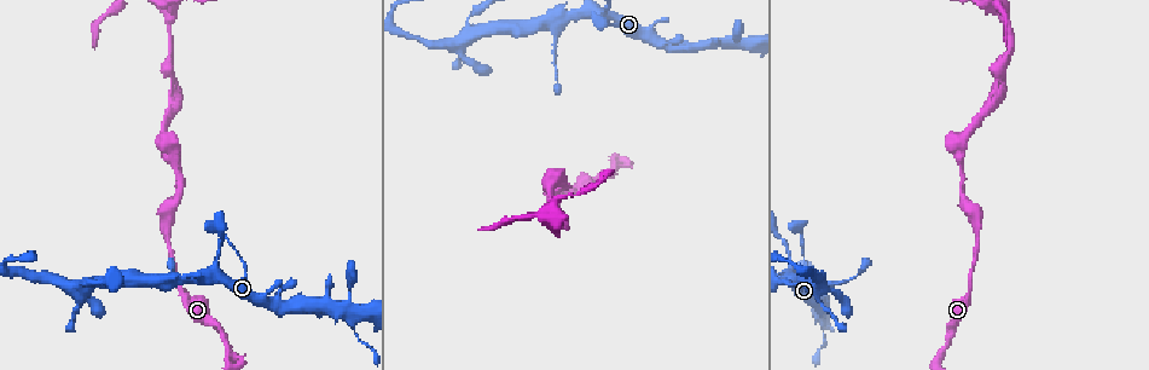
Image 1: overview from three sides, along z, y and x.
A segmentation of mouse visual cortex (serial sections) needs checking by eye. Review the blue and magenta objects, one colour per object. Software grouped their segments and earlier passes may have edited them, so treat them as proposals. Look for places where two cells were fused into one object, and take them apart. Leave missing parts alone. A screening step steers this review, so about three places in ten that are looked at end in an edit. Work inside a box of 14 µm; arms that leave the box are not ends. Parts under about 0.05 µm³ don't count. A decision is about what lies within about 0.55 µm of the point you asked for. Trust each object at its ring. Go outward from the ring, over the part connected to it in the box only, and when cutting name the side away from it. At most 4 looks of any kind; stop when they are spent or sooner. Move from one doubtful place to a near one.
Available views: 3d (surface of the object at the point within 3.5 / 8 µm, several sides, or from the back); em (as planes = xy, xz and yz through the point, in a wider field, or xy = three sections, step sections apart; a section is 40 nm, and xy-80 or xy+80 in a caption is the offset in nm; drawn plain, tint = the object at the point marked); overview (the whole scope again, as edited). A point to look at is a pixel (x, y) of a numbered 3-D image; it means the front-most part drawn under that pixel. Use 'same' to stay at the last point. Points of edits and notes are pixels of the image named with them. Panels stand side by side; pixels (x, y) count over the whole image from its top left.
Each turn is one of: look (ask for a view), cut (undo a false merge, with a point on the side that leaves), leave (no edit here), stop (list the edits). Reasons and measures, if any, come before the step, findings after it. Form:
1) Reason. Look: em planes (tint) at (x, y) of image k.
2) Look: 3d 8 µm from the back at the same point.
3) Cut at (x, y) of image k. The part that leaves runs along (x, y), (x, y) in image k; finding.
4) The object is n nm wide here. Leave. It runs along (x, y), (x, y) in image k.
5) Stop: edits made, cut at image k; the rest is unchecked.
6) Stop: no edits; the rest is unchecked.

Calibre changes. Look: 3d 3.5 µm at (555, 21) of image 1.

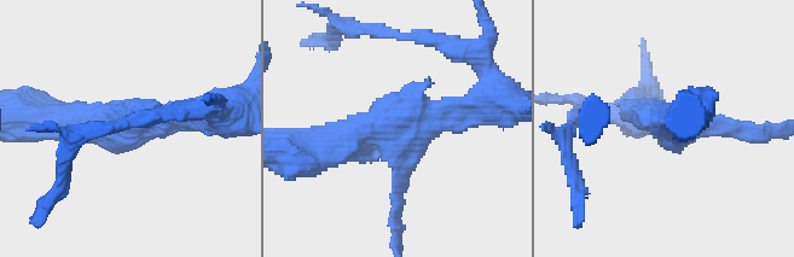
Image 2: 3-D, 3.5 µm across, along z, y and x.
Shape alone is not enough. Look: em xy step 2 (tint) at (402, 135) of image 2.

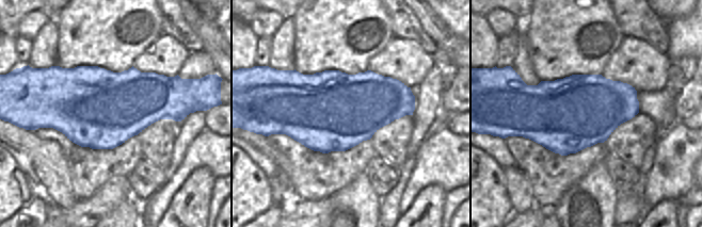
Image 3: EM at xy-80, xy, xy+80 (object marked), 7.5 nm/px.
Leave. All the same cell.

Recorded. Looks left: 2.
Narrows sharply. Look: em xy step 1 (tint) at (824, 335) of image 1.

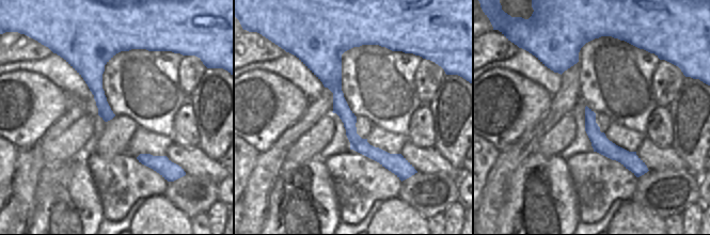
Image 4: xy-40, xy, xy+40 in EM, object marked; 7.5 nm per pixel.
Look: 3d 3.5 µm at the same point.

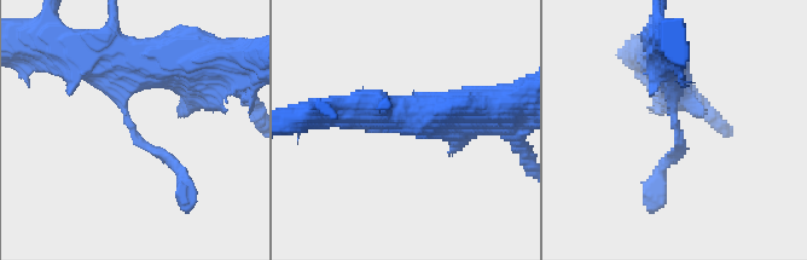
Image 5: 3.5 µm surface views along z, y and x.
The arms are 150, 400 nm wide. Leave. It runs along (345, 45), (334, 85), (350, 132), (396, 171) in image 4; continuous, no second cell.

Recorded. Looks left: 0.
Stop: no edits; the rest is unchecked.

